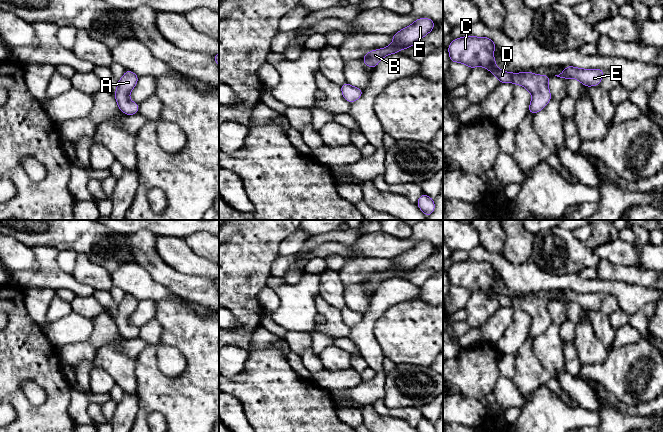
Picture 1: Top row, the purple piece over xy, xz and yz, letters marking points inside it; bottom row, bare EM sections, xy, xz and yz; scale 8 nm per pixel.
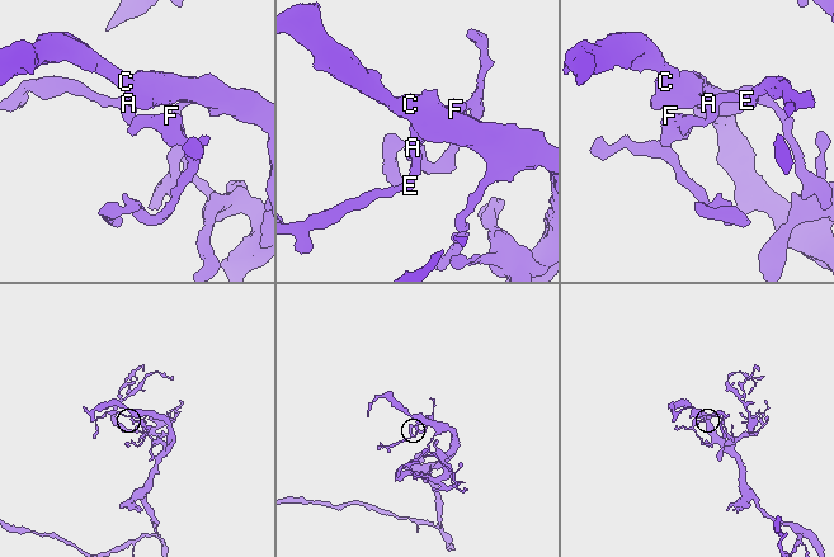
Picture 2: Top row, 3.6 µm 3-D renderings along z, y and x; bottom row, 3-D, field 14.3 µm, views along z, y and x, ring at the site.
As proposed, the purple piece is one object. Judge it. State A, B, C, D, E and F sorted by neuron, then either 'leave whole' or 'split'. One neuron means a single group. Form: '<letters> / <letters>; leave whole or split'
A B C D E F; leave whole

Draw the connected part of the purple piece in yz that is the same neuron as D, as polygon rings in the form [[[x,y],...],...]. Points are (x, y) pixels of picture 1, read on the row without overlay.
[[[466,259],[454,263],[448,270],[451,286],[460,286],[470,293],[481,290],[492,296],[499,307],[512,306],[522,309],[530,315],[532,324],[528,335],[533,339],[542,334],[552,323],[548,312],[550,299],[536,299],[526,295],[524,297],[509,297],[497,292],[493,275],[497,269],[487,261],[473,261]]]

